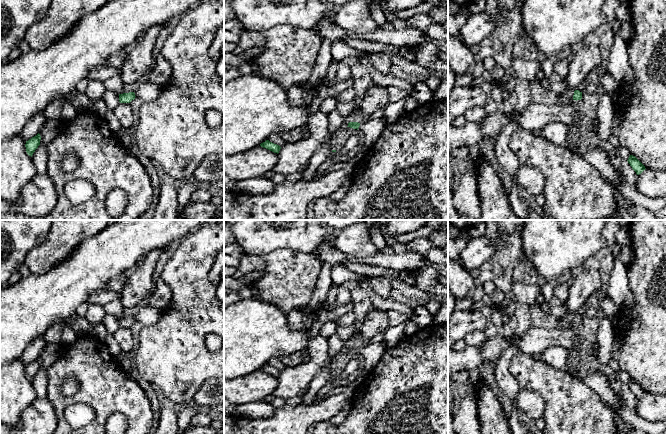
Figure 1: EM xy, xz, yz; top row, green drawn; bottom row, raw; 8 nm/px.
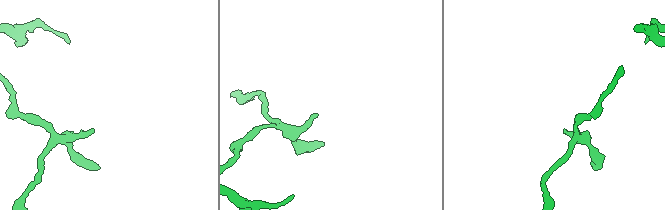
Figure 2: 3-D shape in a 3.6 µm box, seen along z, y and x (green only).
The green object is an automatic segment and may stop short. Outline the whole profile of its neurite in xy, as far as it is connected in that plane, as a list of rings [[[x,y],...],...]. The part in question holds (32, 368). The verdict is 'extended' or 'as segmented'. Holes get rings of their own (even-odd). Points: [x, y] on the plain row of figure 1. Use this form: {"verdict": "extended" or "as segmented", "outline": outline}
{"verdict": "as segmented", "outline": [[[38,357],[36,360],[26,365],[25,371],[26,371],[26,376],[29,380],[32,381],[33,377],[40,369],[40,364],[41,364],[41,360]]]}

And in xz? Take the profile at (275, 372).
{"verdict": "as segmented", "outline": [[[266,364],[265,366],[261,367],[260,370],[268,373],[274,377],[277,377],[277,378],[279,377],[279,375],[281,373],[281,371],[279,369],[274,368],[272,366],[270,366],[269,364]]]}

